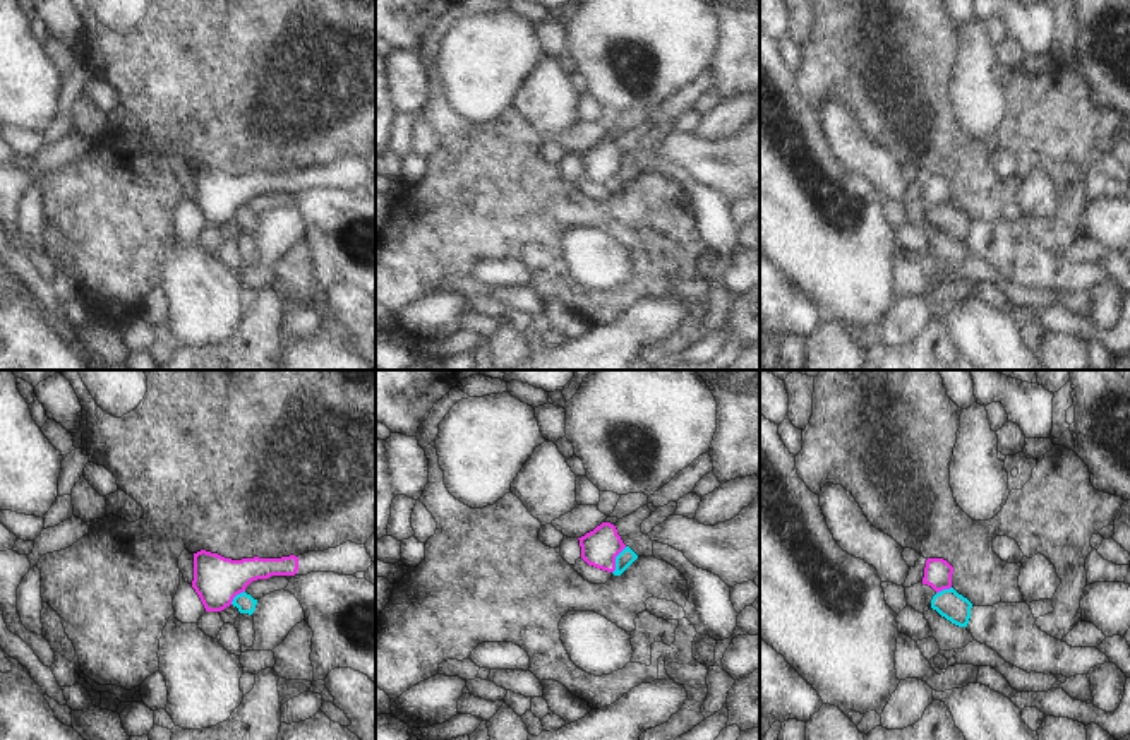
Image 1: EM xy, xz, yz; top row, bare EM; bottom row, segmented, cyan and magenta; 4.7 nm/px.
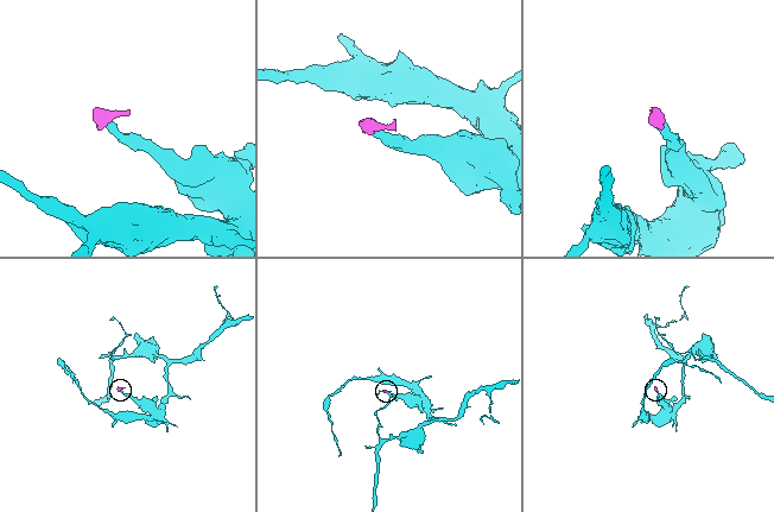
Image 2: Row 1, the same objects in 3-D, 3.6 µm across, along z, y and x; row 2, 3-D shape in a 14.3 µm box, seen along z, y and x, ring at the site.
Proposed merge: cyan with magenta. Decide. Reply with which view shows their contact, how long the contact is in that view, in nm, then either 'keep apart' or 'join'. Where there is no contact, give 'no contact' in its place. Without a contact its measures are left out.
meets cyan in xz; contact 140 nm long; keep apart

